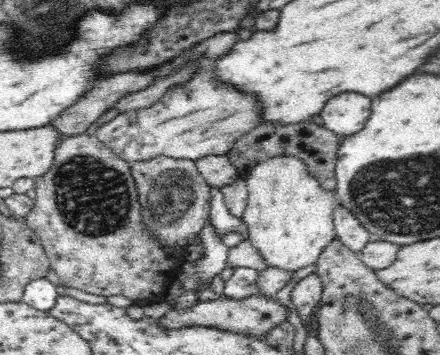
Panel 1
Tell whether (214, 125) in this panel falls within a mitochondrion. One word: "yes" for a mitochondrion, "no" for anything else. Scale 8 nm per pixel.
yes

